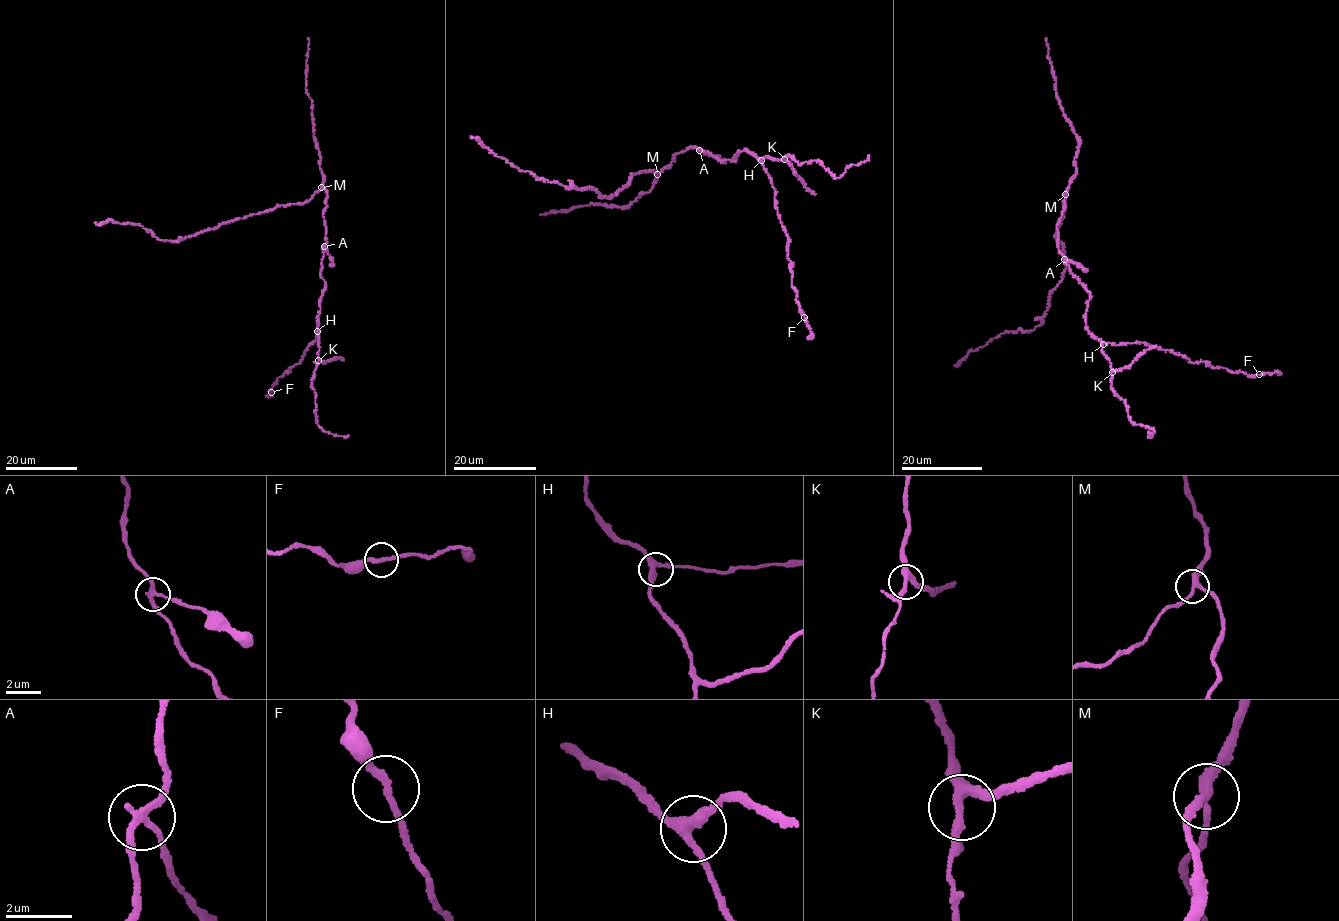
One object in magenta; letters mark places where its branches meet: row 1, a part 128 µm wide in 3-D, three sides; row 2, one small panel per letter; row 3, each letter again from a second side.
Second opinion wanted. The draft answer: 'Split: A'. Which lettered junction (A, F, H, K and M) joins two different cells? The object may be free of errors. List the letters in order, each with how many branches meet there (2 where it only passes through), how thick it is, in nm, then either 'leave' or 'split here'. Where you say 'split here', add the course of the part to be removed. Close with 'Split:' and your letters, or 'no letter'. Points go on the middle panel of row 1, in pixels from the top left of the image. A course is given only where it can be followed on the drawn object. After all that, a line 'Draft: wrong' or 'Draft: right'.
A: 3 | 240 nm | split here | (699, 149), (726, 162)
F: 2 | 220 nm | leave
H: 3 | 320 nm | leave
K: 3 | 280 nm | leave
M: 3 | 240 nm | leave
Split: A
Draft: right

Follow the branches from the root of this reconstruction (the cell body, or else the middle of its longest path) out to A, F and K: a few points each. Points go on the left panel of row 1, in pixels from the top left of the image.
A: (326, 208), (324, 246)
F: (326, 208), (320, 272), (325, 289), (317, 340), (300, 363), (277, 377), (271, 392)
K: (326, 208), (323, 217), (326, 241), (320, 272), (325, 289), (316, 319), (318, 360)

